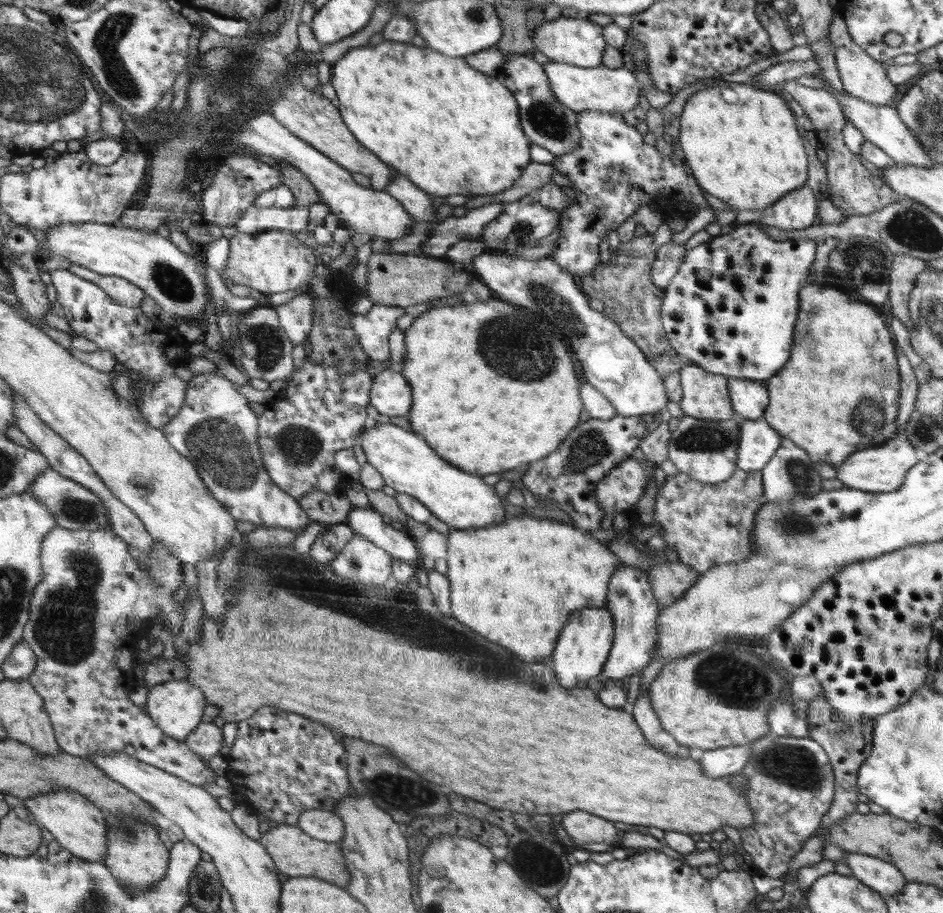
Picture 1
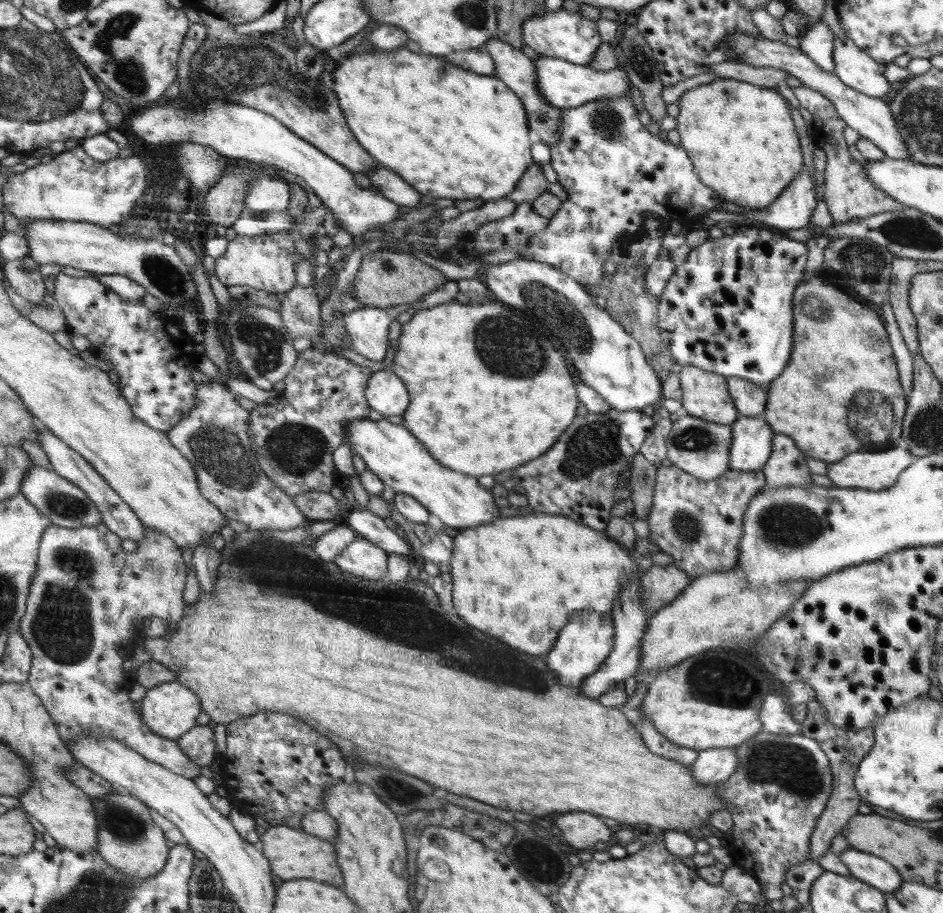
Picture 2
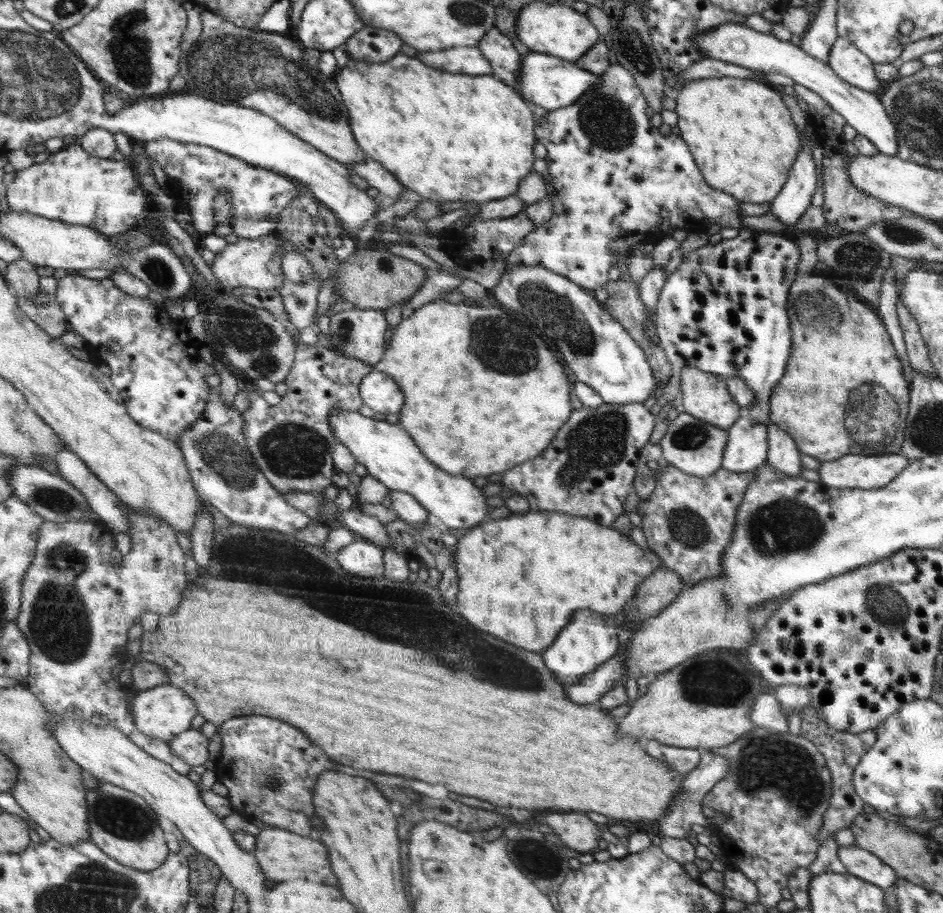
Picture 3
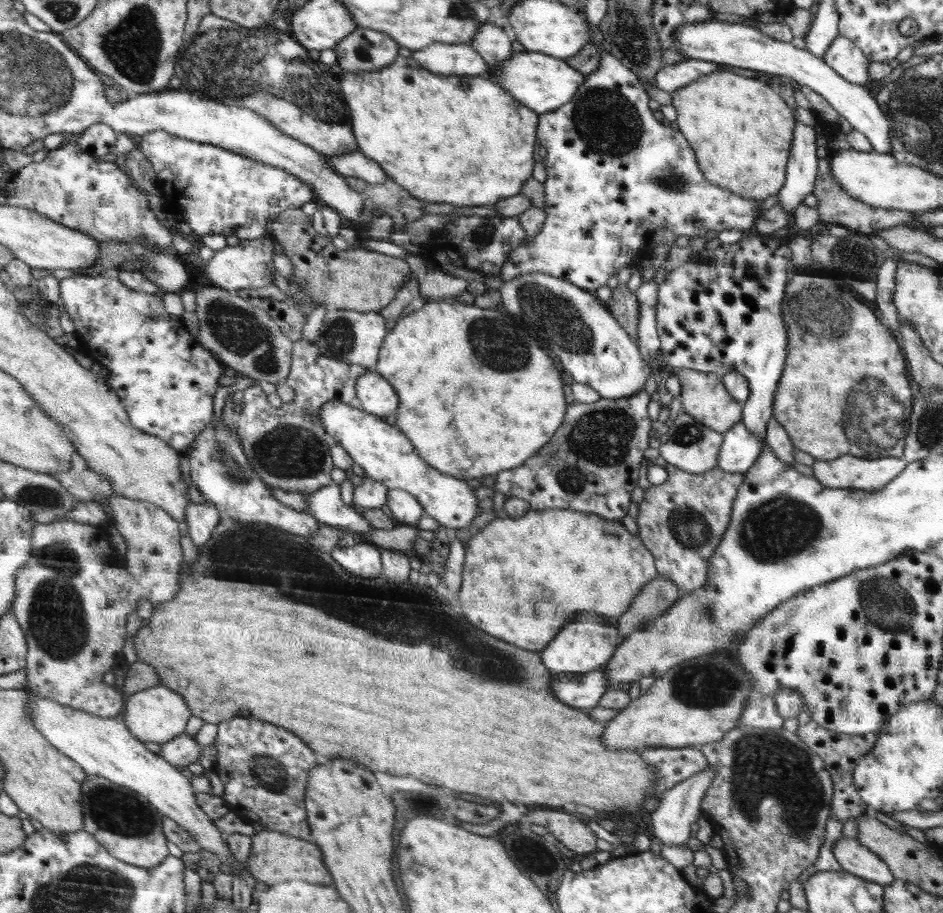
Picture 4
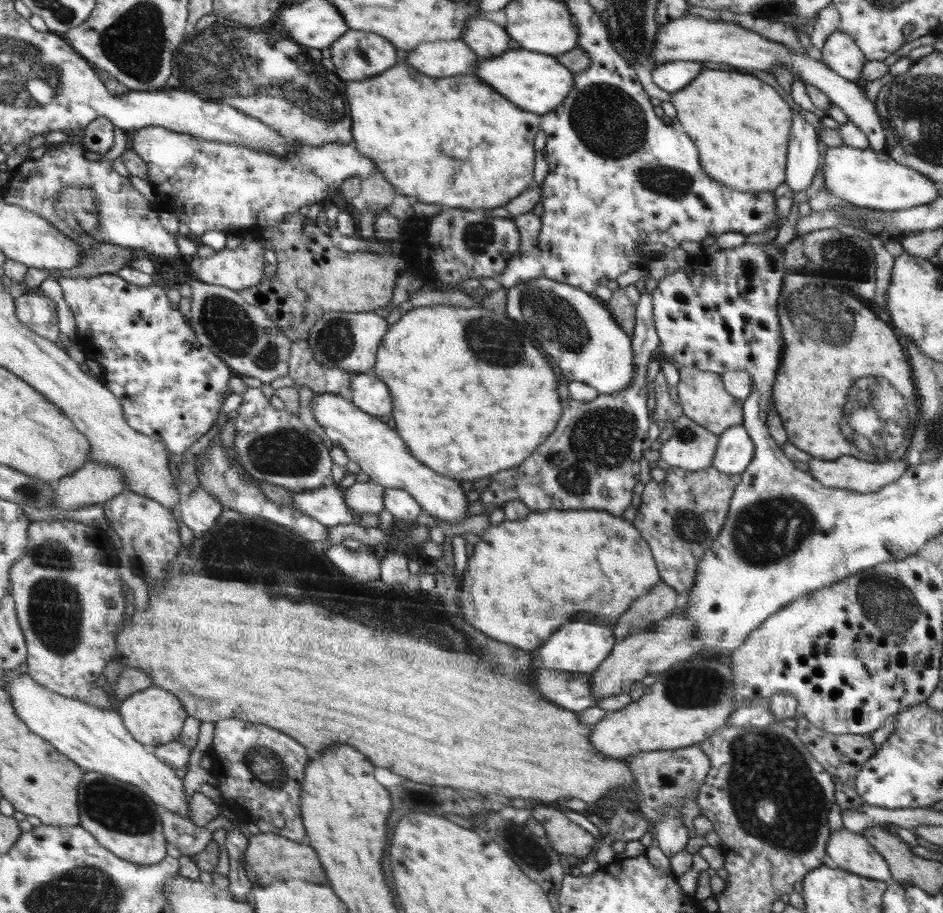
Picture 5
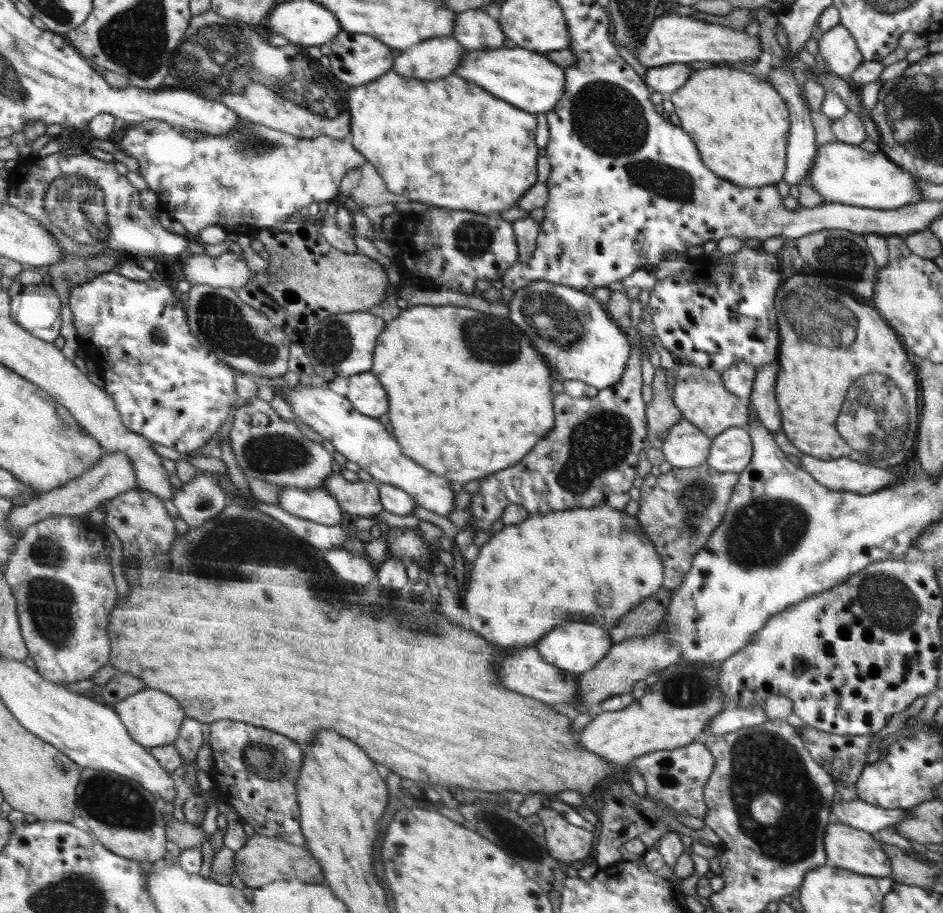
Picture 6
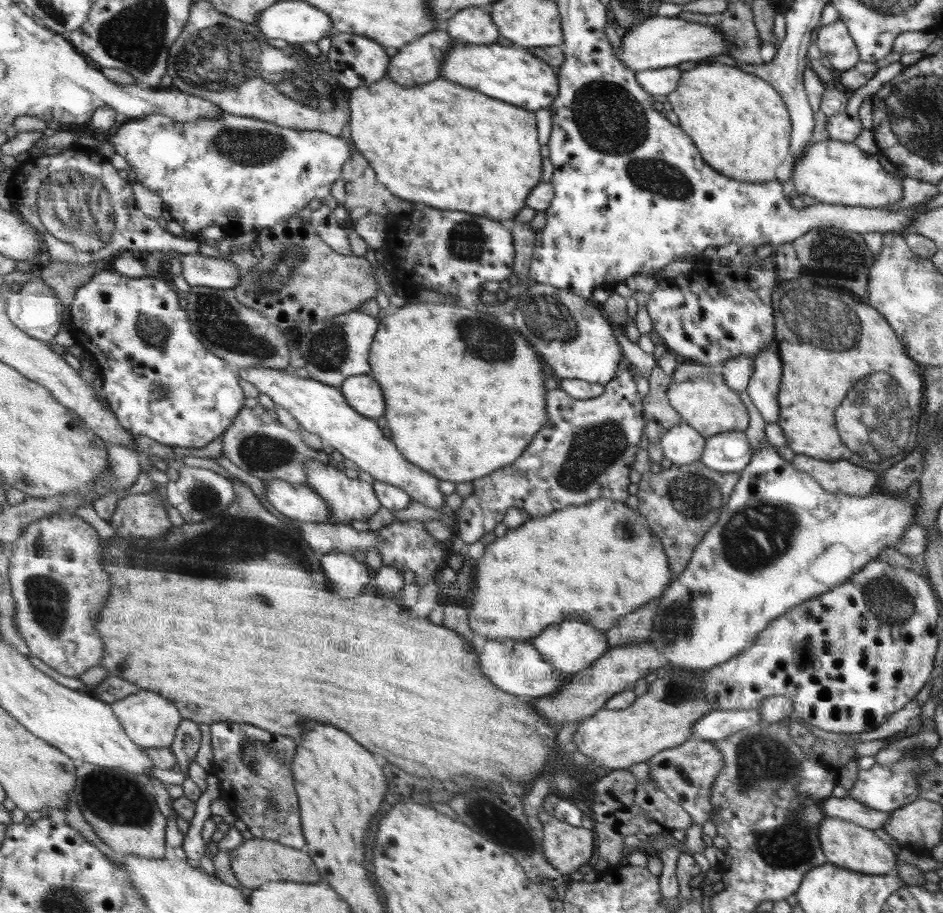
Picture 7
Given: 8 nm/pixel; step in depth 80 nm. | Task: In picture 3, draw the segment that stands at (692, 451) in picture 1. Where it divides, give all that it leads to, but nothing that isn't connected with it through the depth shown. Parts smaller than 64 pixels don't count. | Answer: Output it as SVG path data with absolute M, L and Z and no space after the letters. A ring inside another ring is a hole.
M688 413L672 414L671 423L661 440L663 457L669 464L679 467L686 474L702 478L711 477L723 468L723 454L726 452L730 435L727 430L712 426L703 419Z

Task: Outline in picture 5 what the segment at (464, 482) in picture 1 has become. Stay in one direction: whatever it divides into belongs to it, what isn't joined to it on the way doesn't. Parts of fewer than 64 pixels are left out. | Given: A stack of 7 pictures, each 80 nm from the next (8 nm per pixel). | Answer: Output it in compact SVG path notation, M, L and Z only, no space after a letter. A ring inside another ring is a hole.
M334 393L314 395L311 404L312 414L326 436L334 446L347 454L350 461L360 465L370 481L385 488L406 490L420 504L422 510L452 525L467 518L466 508L469 507L469 502L466 502L464 489L458 486L458 482L420 462L398 431L388 427L379 417L360 410L355 403Z

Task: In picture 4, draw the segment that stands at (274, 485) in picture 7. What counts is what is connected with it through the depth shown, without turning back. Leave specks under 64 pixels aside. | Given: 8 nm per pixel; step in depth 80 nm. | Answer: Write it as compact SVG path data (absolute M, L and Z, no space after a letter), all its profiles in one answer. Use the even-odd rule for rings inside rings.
M332 483L308 495L308 513L321 525L344 527L368 534L374 527L353 506L346 506L341 500L339 486Z

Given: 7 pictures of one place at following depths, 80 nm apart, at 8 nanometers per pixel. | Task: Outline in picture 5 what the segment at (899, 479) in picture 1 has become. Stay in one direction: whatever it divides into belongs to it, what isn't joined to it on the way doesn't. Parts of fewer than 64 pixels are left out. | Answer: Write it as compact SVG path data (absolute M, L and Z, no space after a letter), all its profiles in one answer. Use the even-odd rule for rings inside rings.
M844 455L837 459L819 459L812 457L808 462L808 472L824 486L859 491L861 494L874 493L883 489L883 486L897 482L907 471L907 463L904 460L892 461L887 459L884 463L872 463L870 460Z

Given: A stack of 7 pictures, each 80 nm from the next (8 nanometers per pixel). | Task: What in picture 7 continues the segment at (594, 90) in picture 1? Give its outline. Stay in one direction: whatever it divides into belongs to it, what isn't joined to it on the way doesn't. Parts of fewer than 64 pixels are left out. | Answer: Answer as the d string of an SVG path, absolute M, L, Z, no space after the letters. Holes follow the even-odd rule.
M455 42L452 50L444 56L444 66L439 70L439 78L480 91L490 98L523 106L526 110L550 107L559 96L557 69L515 43L513 46L500 46L497 42L484 46L468 46Z

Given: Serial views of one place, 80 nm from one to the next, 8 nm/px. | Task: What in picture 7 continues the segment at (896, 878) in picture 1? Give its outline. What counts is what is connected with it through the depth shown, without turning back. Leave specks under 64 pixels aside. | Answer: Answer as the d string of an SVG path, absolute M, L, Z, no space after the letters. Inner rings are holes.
M826 817L819 824L819 841L828 863L859 873L891 874L897 868L897 849L880 839L873 830L841 818Z

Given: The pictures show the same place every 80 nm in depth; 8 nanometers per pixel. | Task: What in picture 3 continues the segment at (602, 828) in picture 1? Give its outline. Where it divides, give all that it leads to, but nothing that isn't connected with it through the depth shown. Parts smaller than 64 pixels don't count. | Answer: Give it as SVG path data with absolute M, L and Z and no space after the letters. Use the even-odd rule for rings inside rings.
M557 811L552 814L540 814L538 818L533 816L531 820L525 821L550 826L564 844L576 852L576 855L578 852L593 853L600 840L600 829L584 811Z

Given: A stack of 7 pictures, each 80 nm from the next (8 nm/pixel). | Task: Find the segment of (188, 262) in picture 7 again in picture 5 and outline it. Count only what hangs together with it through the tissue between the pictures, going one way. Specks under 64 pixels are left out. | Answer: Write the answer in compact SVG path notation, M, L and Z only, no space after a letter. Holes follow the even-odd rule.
M242 239L242 244L236 249L224 247L208 257L195 255L190 262L190 272L192 272L193 278L206 282L206 284L217 284L234 291L247 289L263 281L262 264L266 263L264 251L258 244L258 239Z

